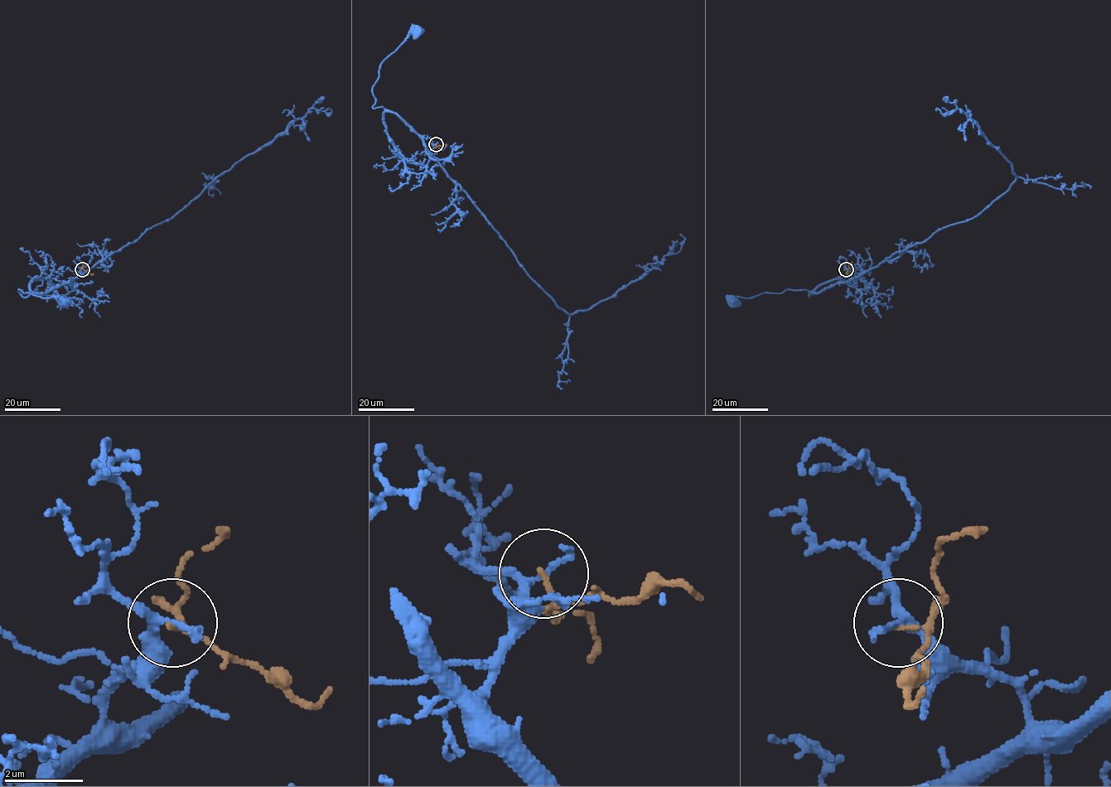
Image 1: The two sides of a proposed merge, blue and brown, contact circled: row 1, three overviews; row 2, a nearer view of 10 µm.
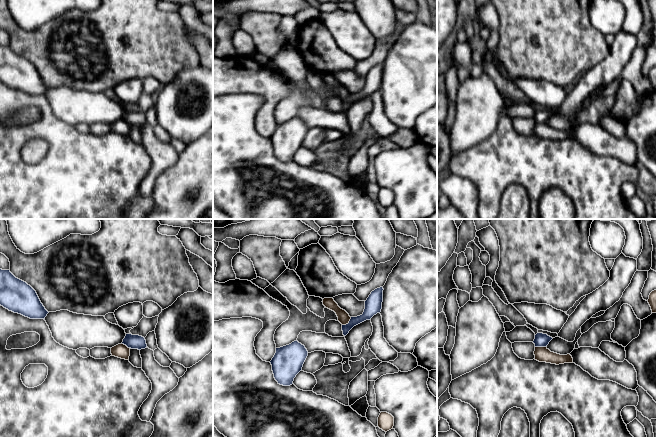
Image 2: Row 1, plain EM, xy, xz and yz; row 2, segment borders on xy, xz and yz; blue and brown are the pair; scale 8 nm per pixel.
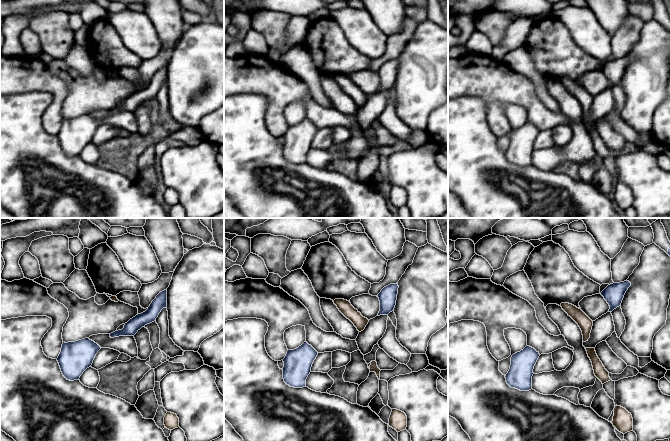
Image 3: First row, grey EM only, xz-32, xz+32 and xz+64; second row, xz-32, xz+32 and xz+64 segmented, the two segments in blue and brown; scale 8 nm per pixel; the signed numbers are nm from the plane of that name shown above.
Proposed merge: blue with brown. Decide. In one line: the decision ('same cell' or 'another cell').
another cell

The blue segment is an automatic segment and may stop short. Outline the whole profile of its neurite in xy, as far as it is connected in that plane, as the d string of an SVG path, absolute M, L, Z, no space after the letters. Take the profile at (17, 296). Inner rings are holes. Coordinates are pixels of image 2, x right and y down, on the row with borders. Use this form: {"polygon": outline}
{"polygon": "M0 269L0 305L30 319L45 319L49 313L41 303L36 291L26 282L16 278L10 270Z"}

